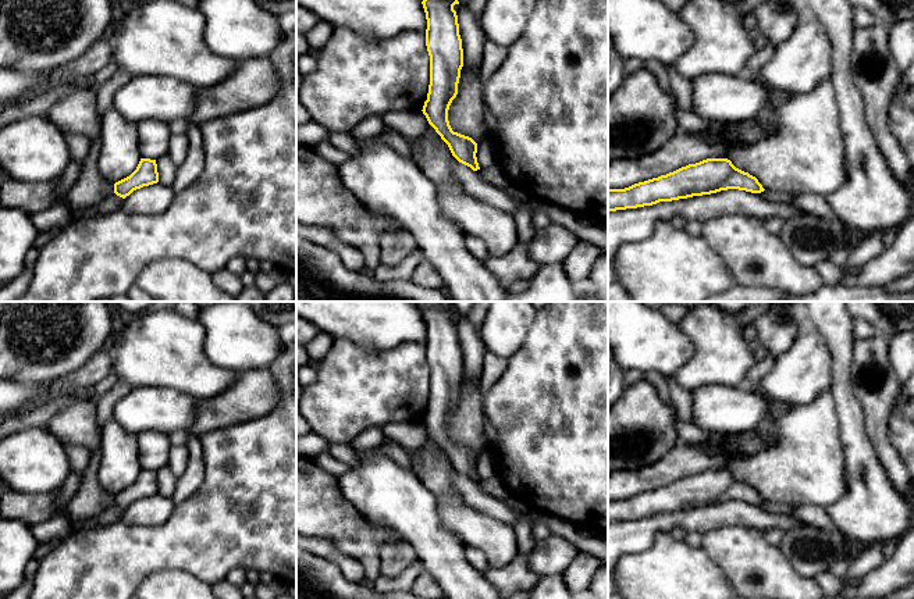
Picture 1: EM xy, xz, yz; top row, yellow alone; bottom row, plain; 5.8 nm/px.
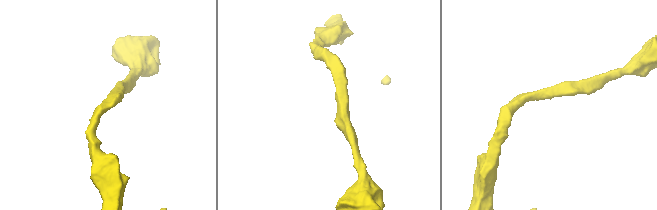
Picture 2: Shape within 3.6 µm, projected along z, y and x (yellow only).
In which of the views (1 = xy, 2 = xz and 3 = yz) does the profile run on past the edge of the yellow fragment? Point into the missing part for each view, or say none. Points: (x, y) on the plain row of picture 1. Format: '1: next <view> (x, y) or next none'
1: next none
2: next none
3: next none

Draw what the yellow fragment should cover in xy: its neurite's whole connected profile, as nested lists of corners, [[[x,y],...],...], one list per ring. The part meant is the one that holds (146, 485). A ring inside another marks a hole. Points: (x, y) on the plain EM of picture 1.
[[[141,470],[136,481],[127,489],[114,495],[114,504],[122,510],[134,502],[159,493],[156,471]]]

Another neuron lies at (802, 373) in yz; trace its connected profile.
[[[800,322],[790,347],[775,357],[773,366],[758,389],[768,397],[790,407],[807,406],[832,388],[832,356],[821,334]]]

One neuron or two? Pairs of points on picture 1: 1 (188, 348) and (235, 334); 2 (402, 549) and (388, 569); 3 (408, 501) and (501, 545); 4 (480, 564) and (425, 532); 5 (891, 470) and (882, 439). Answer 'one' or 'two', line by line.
1: two
2: one
3: two
4: two
5: one

